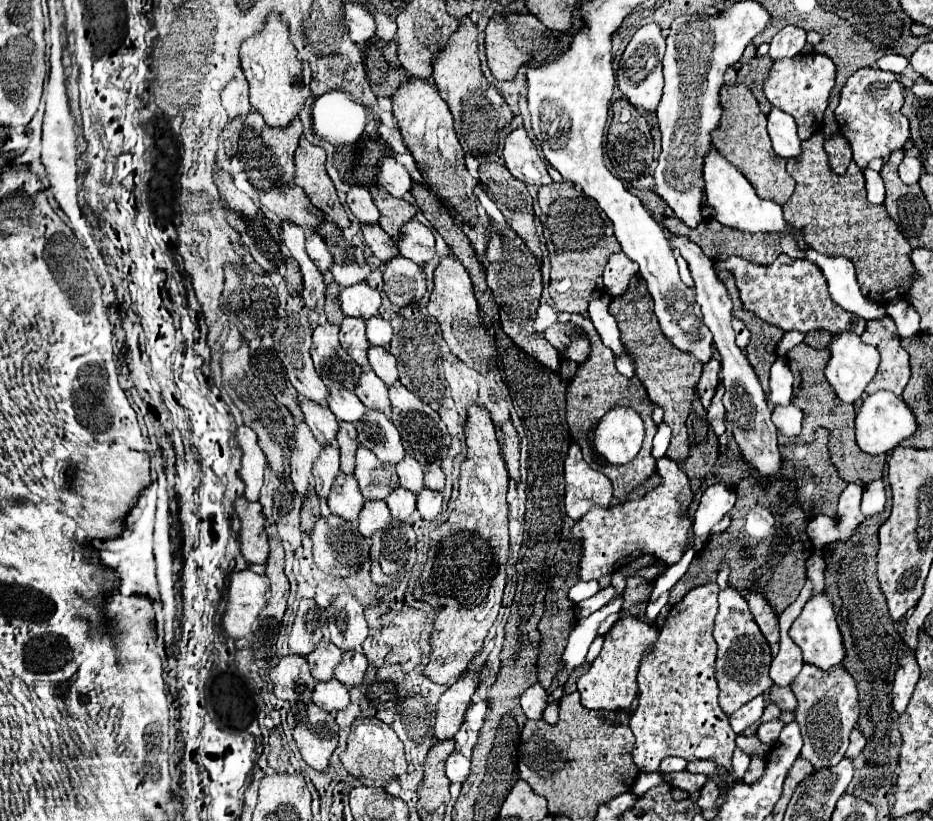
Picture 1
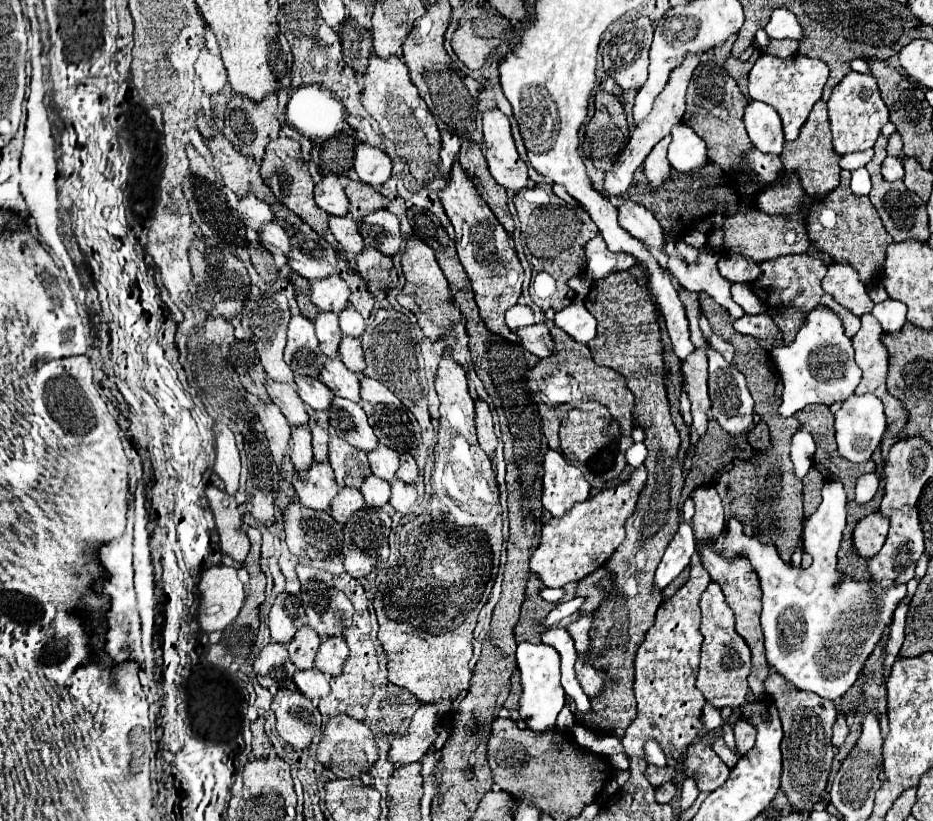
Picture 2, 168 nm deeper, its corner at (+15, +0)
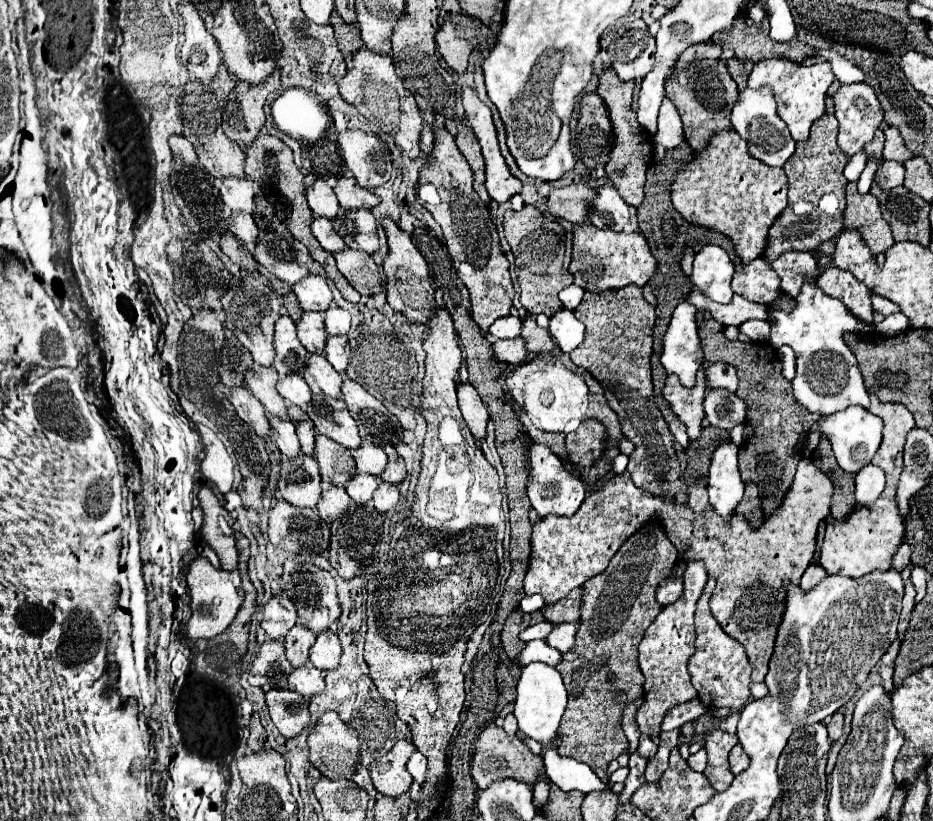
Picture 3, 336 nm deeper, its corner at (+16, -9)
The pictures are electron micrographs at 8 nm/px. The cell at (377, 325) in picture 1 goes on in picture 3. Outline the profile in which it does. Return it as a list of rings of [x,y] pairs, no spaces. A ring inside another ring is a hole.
[[[332,304],[324,312],[324,328],[328,334],[348,334],[350,330],[350,314],[336,304]]]

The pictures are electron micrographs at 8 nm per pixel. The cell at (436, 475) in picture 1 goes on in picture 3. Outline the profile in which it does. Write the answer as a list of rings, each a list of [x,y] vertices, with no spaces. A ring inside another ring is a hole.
[[[392,446],[384,448],[388,454],[388,464],[386,470],[380,474],[380,480],[392,482],[392,484],[400,484],[406,478],[406,468],[404,468],[404,460],[396,454],[396,450]]]

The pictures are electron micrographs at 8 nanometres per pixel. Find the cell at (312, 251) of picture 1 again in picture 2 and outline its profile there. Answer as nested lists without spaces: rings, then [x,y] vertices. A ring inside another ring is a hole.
[[[277,223],[265,225],[261,231],[261,243],[267,251],[273,255],[287,255],[291,249],[291,237],[285,233],[285,229]]]

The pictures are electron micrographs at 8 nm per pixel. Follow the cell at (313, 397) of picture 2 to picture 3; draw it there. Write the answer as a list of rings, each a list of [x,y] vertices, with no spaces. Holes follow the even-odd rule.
[[[288,374],[288,376],[280,378],[278,384],[276,384],[276,390],[278,390],[278,394],[280,394],[286,402],[296,404],[296,406],[302,406],[302,408],[304,408],[304,406],[310,402],[310,398],[312,398],[312,392],[308,390],[308,384],[306,384],[304,378],[298,376],[298,374]]]

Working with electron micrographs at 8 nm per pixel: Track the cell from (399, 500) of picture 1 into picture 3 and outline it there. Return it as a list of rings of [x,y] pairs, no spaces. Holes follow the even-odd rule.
[[[356,474],[346,484],[346,492],[354,502],[366,504],[366,502],[370,502],[372,492],[376,490],[376,484],[378,484],[378,480],[372,474]]]

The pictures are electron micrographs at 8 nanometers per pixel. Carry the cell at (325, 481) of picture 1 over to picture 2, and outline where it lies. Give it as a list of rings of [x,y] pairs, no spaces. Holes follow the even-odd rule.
[[[293,429],[293,441],[289,443],[289,455],[295,465],[295,469],[307,471],[313,465],[313,445],[311,445],[311,431],[305,429]]]

